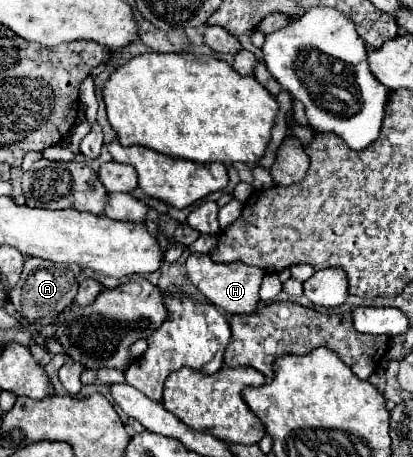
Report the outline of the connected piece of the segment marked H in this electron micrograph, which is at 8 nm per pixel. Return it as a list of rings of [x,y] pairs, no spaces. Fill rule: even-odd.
[[[190,254],[186,260],[188,280],[220,310],[230,314],[252,314],[260,302],[260,282],[264,278],[262,270],[256,266],[246,266],[244,262],[234,264],[218,264],[212,262],[208,254]]]

